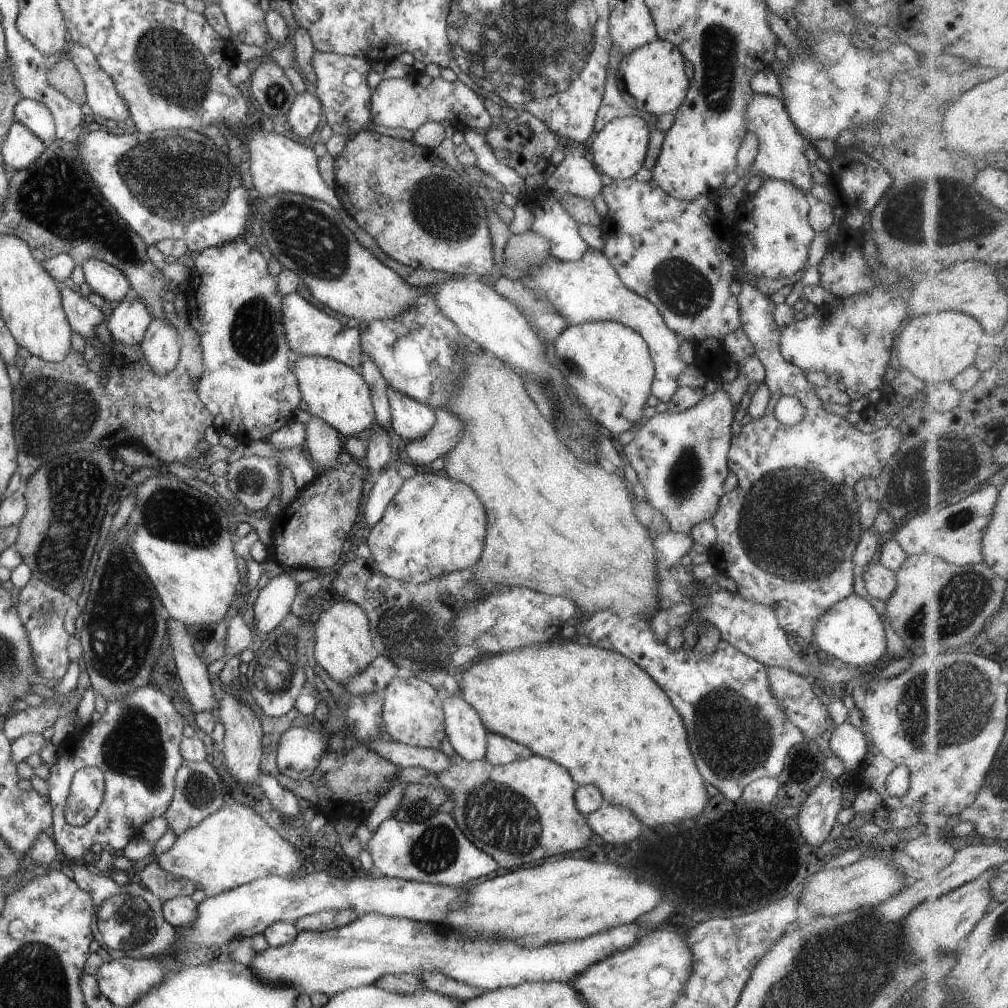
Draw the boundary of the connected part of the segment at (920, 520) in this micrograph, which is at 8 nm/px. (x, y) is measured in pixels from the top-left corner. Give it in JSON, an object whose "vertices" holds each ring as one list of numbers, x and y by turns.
{"vertices":[[986,485,965,497,957,504,942,508,941,512,930,510,919,516,912,516,897,524,893,531,893,539,906,555,928,554,940,556,953,564,979,564,985,560,984,536,993,518,1000,491,993,485]]}

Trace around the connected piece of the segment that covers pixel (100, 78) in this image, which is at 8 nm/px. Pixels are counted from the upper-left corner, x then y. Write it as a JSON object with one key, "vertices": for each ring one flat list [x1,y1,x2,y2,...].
{"vertices":[[71,42,65,57,69,58,80,72,86,103,91,108,92,114,116,122,123,122,130,116,126,102,116,93,114,82,98,66,92,51]]}

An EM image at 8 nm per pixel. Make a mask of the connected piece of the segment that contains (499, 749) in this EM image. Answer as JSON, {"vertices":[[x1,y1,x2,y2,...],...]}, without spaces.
{"vertices":[[486,730,486,753,484,759,492,765,504,765,516,760,523,760,530,757,532,752,523,745,517,744,512,740,489,733]]}

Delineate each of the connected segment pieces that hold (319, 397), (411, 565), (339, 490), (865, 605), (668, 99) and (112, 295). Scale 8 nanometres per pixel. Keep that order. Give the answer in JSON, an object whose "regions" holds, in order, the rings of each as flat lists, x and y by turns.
{"regions":[[[300,356,293,367,301,403,311,417,320,418,339,434,355,436,370,424,374,418,374,408,370,390,360,372,348,364,341,364,329,357]],[[417,471,401,483,380,519,367,529,366,544,377,570,389,578,418,585,475,565,484,545,486,516,479,497,466,484,449,477]],[[354,461,339,463,306,484,271,523,269,553,283,569,336,567,343,559,347,532,357,518,364,470]],[[855,593,832,604,816,620,812,642,827,655,861,670,877,665,885,658,883,622,873,606]],[[656,38,654,41,632,50,620,61,615,75,617,90,619,90,621,99,633,112,641,110,641,112,647,112,652,116,675,112,685,98,689,84,689,80,685,77,683,71,683,58,684,56,679,52,679,49,663,38]],[[85,259,80,265,84,281,93,293,104,298,109,306,123,300,130,284,120,270,97,259]]]}

